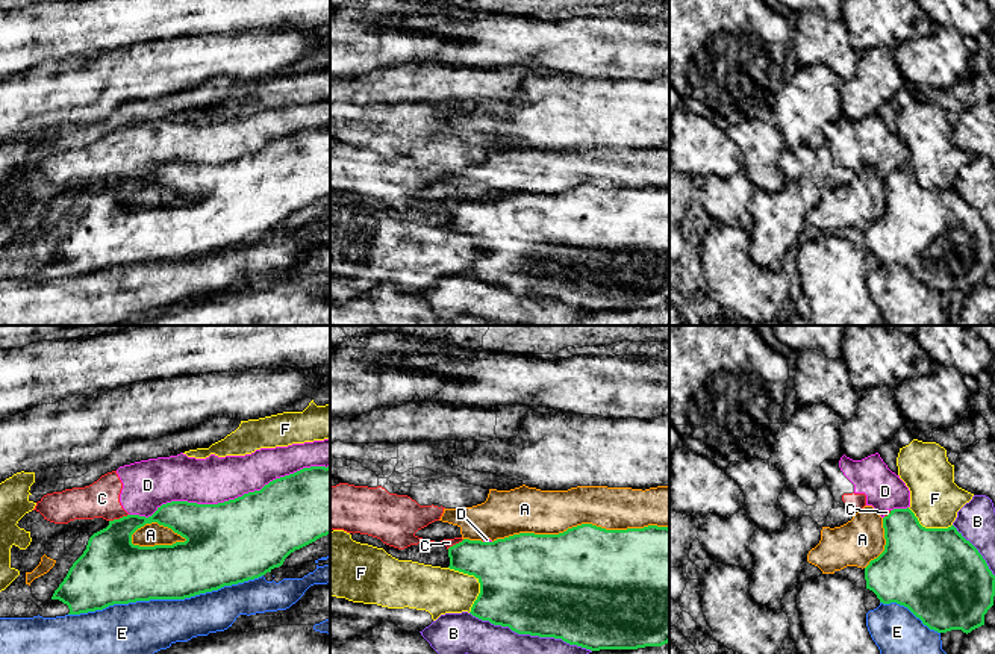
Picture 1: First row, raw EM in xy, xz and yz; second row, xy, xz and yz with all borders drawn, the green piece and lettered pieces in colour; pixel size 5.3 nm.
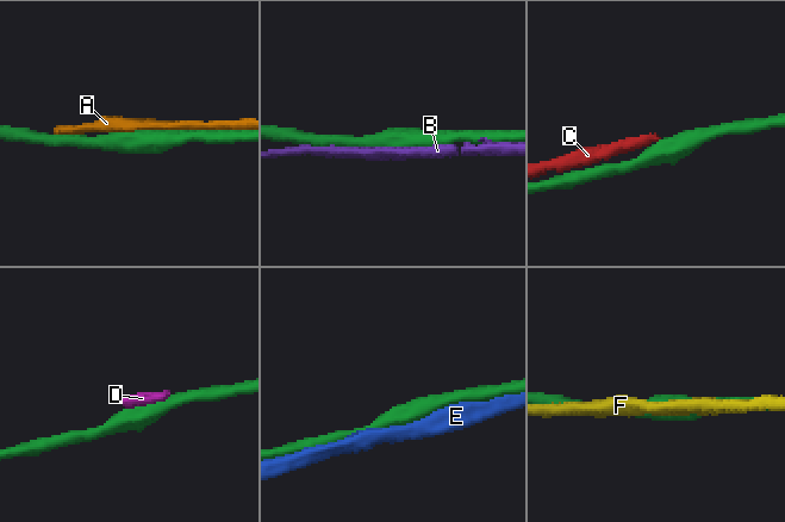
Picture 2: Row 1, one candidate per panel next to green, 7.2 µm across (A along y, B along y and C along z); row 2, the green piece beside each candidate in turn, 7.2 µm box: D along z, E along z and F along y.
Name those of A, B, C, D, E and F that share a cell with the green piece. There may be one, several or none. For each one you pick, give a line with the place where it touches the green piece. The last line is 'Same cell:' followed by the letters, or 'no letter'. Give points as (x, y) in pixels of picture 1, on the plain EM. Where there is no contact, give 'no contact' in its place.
Same cell: no letter

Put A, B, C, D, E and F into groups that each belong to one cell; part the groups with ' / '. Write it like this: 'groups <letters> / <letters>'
groups A / B / C D / E / F

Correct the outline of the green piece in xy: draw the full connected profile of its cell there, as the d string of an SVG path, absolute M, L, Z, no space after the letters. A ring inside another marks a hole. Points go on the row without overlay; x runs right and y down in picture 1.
M330 127L303 129L294 135L276 139L260 151L244 154L218 165L171 162L158 168L145 179L127 176L109 182L109 186L94 194L83 215L73 224L67 238L55 251L51 260L68 266L68 276L103 271L114 265L129 265L150 260L185 260L218 251L224 247L259 239L283 226L285 220L317 200L330 195ZM158 183L185 198L173 206L139 207L132 204L132 195L145 185Z

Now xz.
M582 185L559 195L519 194L494 203L469 201L448 209L450 230L474 236L480 254L471 276L518 295L562 300L591 312L638 310L669 303L669 189L606 191Z

